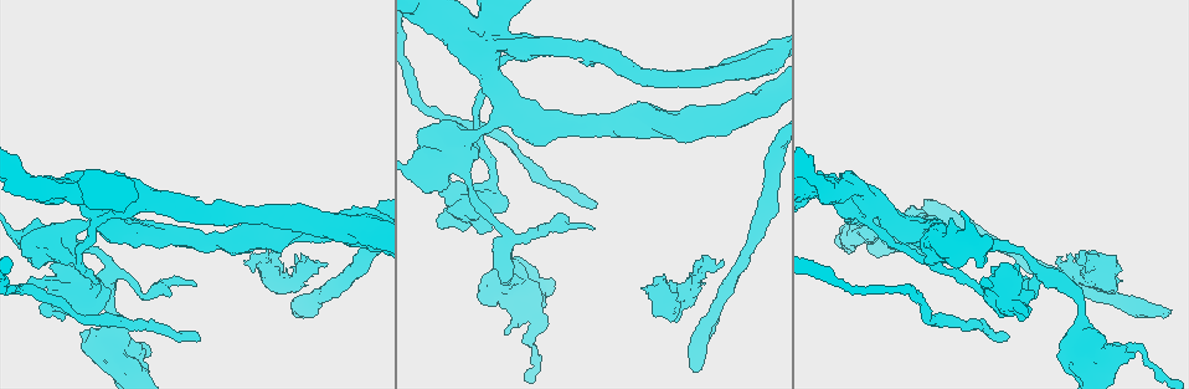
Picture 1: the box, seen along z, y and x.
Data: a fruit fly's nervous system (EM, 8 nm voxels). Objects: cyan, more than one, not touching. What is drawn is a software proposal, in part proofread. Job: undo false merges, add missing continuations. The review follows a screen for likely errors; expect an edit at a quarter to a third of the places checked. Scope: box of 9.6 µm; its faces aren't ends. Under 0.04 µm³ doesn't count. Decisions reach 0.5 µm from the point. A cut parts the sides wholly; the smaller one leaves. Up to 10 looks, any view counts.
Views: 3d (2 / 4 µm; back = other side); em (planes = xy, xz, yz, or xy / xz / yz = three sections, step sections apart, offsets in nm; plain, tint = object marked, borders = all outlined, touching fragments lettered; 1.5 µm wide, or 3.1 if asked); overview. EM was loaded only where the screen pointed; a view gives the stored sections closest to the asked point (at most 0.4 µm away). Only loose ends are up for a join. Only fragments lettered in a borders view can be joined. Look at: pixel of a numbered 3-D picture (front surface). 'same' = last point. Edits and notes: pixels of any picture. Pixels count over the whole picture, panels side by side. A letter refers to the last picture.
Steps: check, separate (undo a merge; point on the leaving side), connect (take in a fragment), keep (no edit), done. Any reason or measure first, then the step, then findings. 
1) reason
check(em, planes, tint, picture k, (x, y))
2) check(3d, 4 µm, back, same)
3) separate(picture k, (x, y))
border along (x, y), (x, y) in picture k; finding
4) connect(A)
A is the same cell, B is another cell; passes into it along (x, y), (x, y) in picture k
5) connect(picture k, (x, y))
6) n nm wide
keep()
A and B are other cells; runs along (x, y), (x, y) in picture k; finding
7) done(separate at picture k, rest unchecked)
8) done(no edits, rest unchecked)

an open end
check(em, xy, step 4, borders, picture 1, (654, 315))

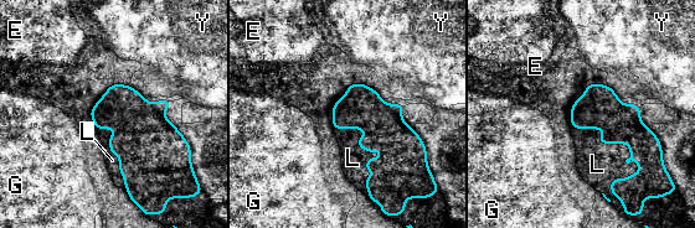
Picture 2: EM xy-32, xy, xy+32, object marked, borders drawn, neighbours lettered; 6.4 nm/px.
280 nm wide
connect(L)
L is the same cell, E, G and Y are other cells; passes into it along (600, 108), (614, 143), (597, 164) in picture 2; it goes on there

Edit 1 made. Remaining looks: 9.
see it whole again
check(overview)

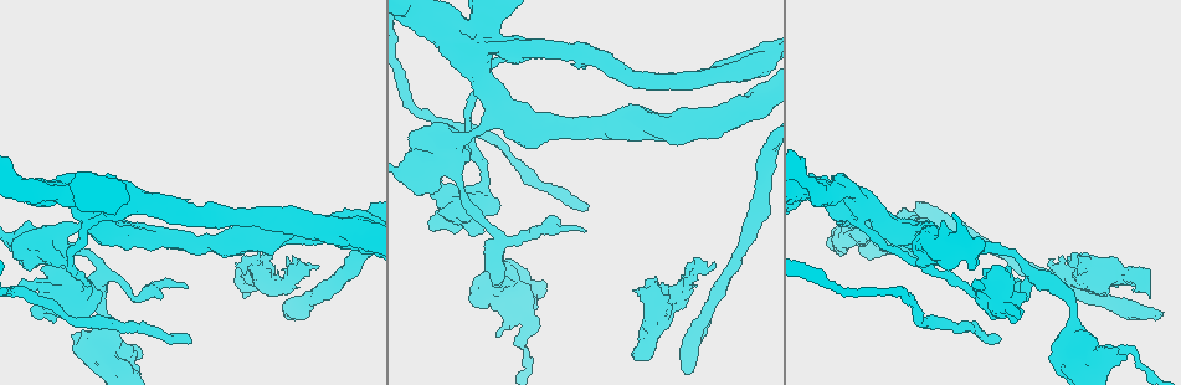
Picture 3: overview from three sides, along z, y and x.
free end
check(em, planes, borders, picture 3, (687, 372))

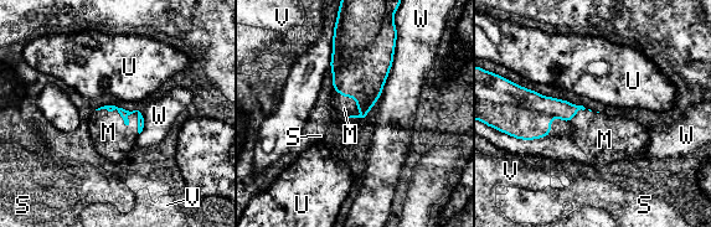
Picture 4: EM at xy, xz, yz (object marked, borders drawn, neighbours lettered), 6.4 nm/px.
connect(M)
M is the same cell, S, U, V and W are other cells; passes into it along (123, 113), (127, 124), (108, 132) in picture 4; it goes on there

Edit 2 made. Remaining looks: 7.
check(overview)

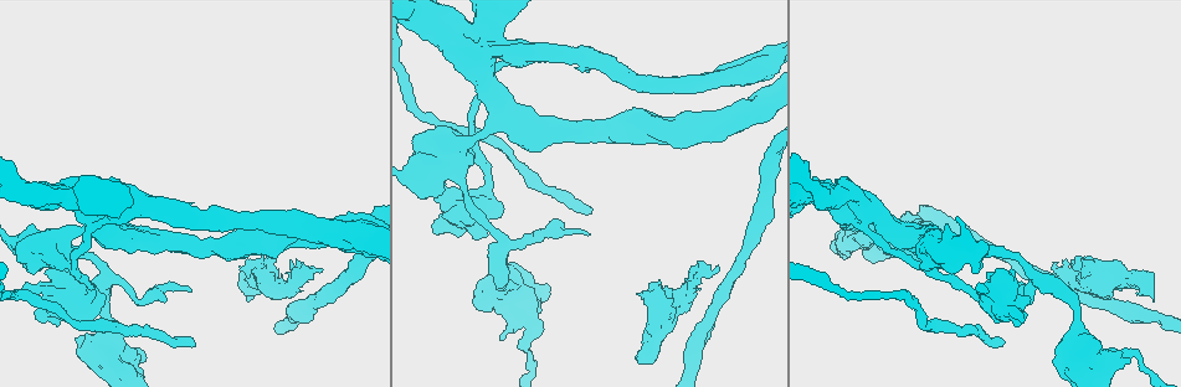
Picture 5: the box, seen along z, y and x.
branch point
check(em, planes, borders, picture 5, (105, 271))

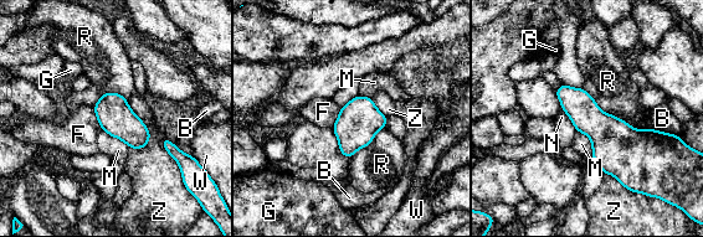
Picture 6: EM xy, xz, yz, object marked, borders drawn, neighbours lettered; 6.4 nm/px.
keep()
B, F, G, M, N, R, W and Z are other cells; border along (385, 128), (349, 159) in picture 6; all the same cell

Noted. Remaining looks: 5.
done(connect at picture 2, connect at picture 4, rest unchecked)

